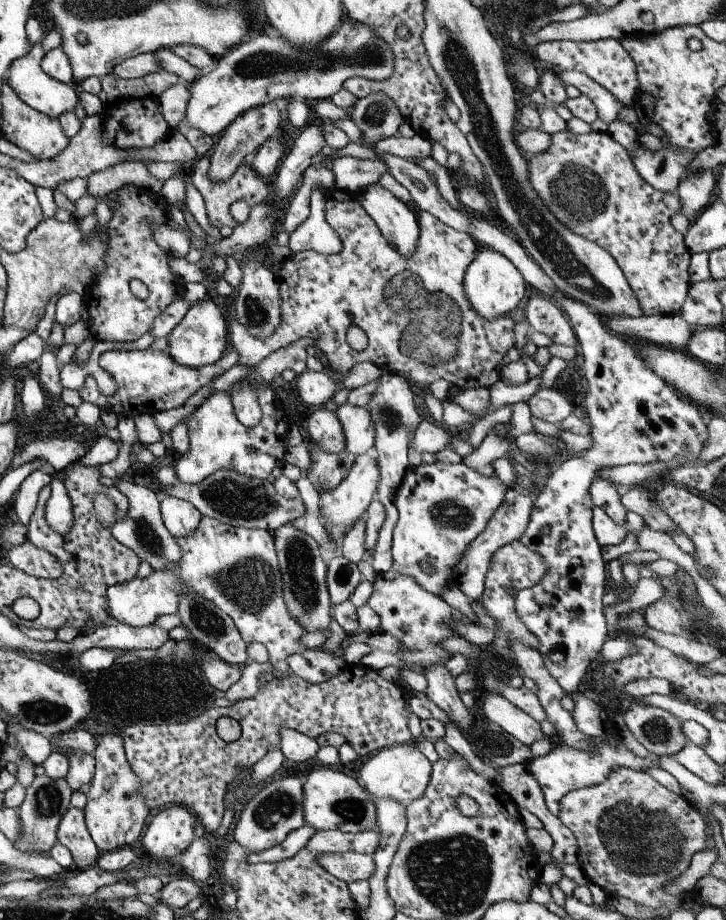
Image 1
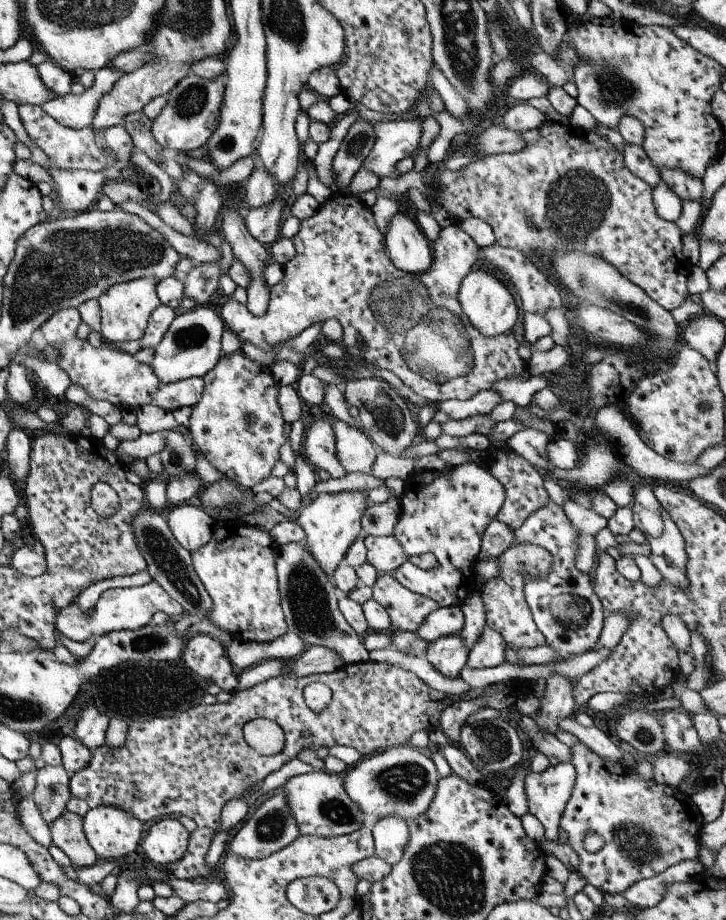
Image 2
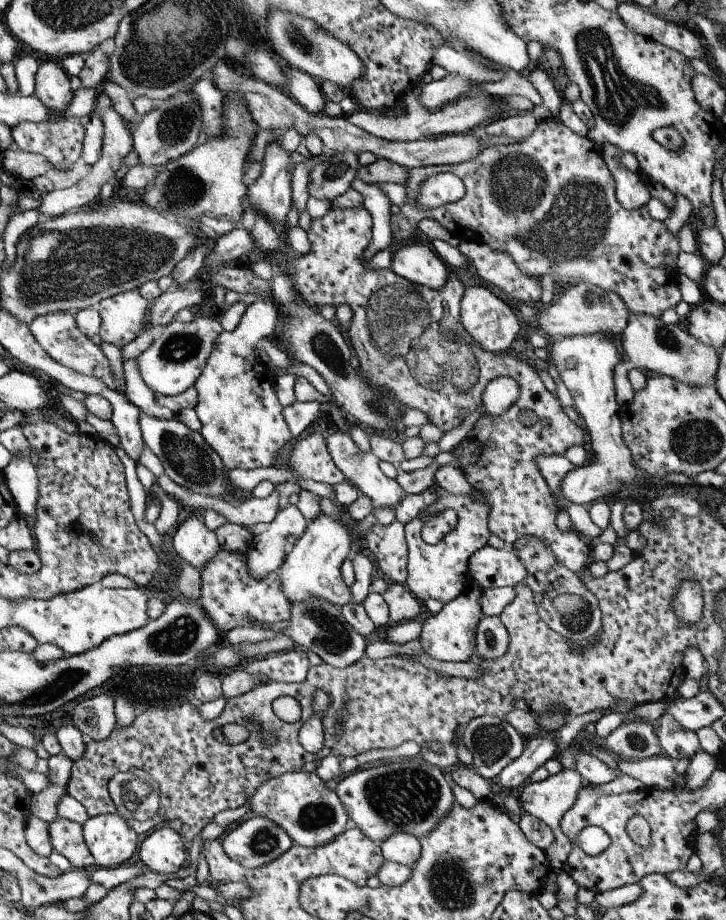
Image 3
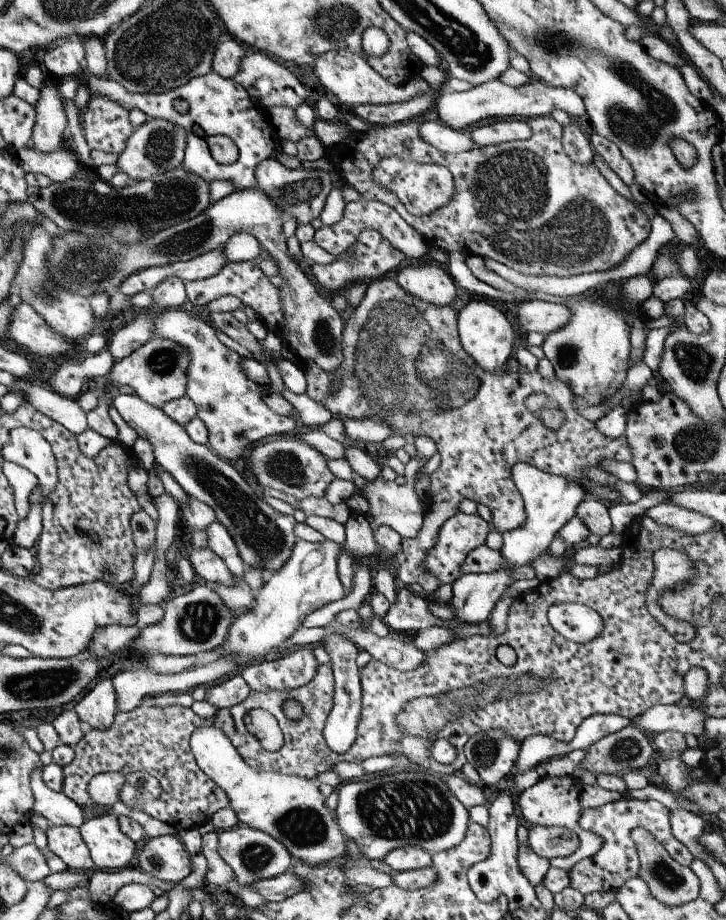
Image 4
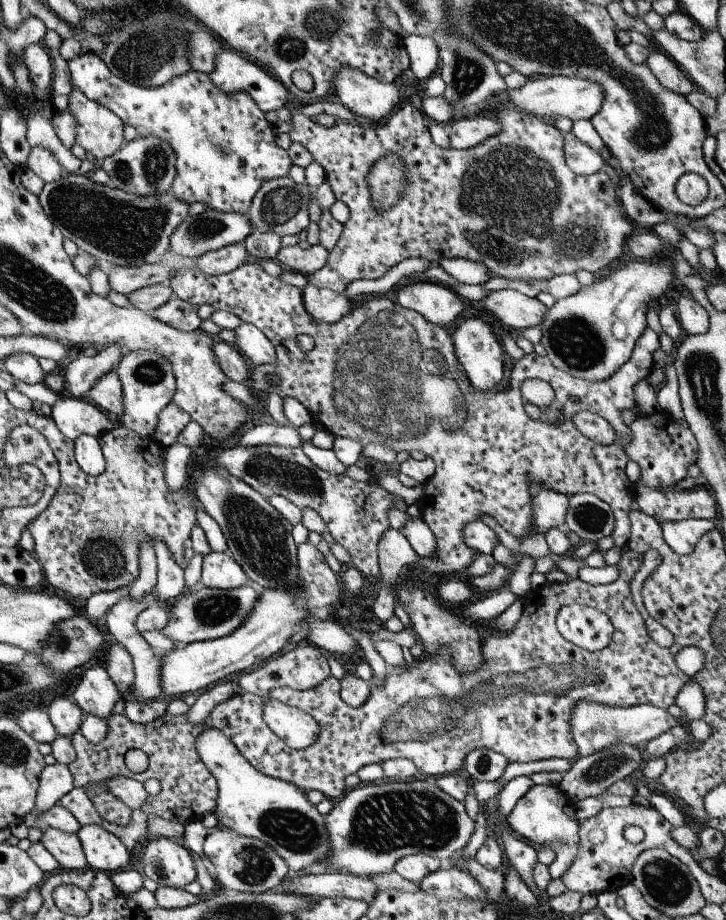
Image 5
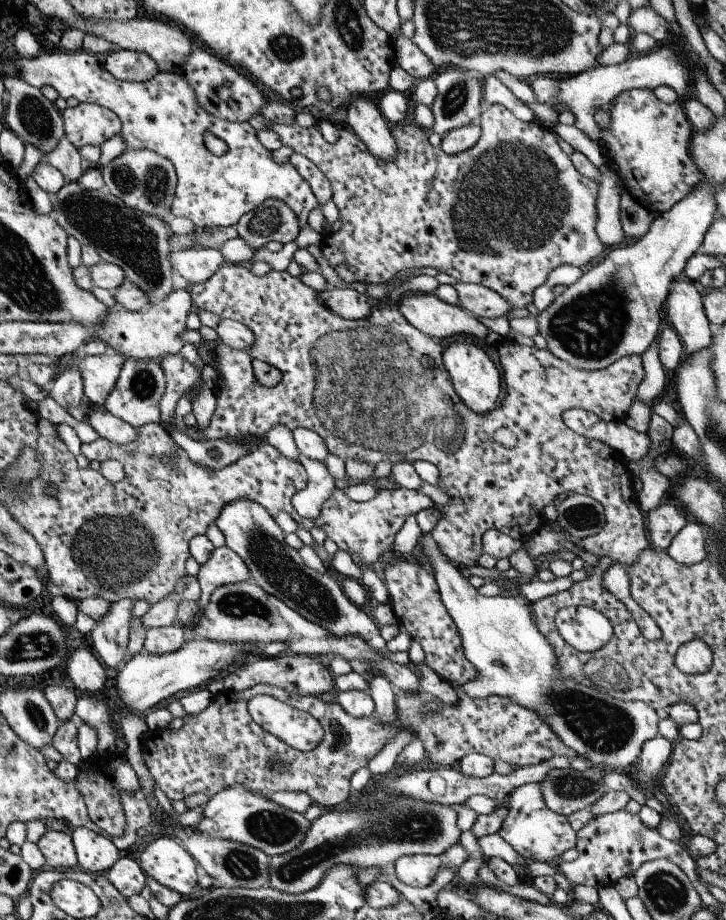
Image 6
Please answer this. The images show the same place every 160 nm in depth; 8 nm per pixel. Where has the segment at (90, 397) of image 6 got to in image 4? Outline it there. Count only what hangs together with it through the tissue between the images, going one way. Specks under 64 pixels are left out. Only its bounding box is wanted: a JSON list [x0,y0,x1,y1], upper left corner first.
[111,394,297,582]

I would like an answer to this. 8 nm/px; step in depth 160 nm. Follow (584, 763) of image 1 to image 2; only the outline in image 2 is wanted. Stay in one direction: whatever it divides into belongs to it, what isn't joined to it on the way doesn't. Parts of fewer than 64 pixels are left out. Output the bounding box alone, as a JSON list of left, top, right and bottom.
[524,761,576,840]

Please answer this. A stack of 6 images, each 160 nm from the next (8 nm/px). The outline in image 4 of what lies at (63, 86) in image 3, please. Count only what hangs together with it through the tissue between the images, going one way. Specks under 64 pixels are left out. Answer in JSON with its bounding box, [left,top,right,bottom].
[29,77,67,154]

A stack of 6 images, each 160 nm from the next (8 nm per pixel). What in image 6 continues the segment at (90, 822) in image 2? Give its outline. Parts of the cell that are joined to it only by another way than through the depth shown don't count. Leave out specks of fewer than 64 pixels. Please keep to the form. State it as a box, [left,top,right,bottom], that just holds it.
[70,827,123,873]

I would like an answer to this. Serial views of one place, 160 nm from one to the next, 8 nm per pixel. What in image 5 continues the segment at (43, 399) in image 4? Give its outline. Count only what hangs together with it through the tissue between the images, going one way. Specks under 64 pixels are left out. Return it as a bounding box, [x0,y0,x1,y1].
[48,395,115,441]

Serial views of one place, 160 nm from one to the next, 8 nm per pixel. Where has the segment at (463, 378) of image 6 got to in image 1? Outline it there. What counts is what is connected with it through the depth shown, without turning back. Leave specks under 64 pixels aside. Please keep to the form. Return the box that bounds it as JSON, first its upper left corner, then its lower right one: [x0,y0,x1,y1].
[462,247,524,317]

